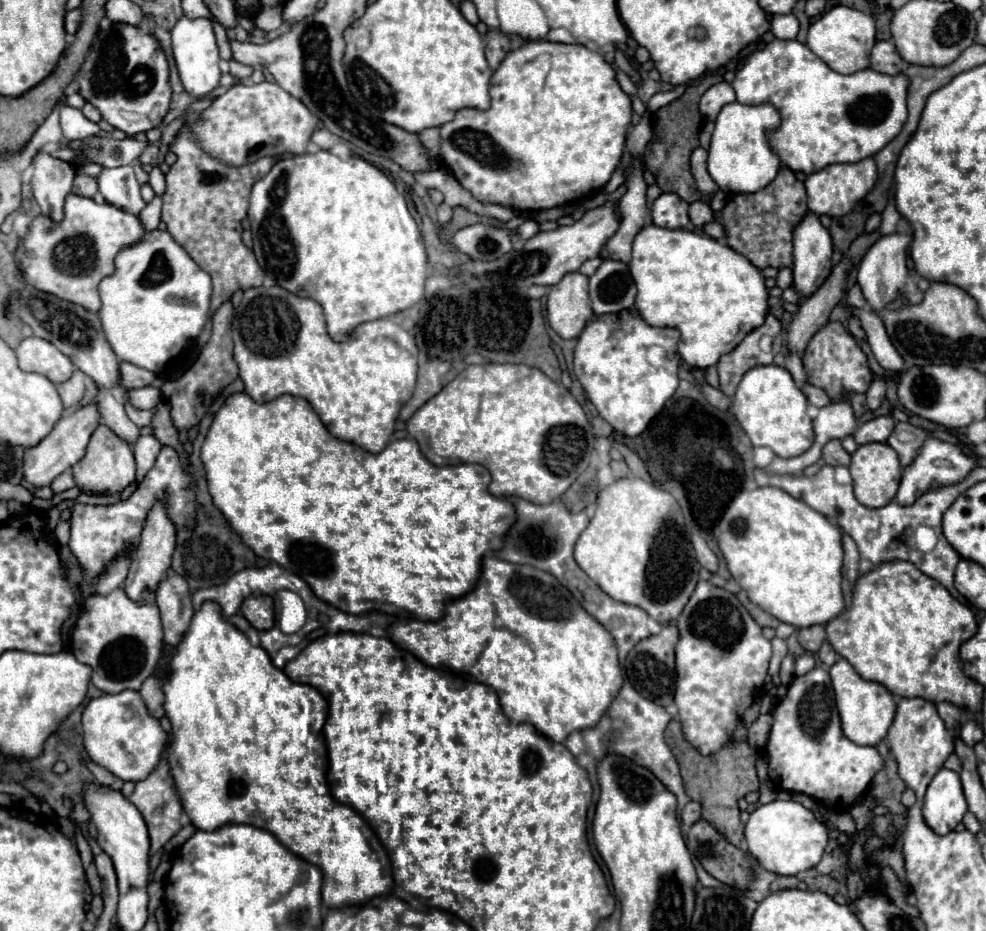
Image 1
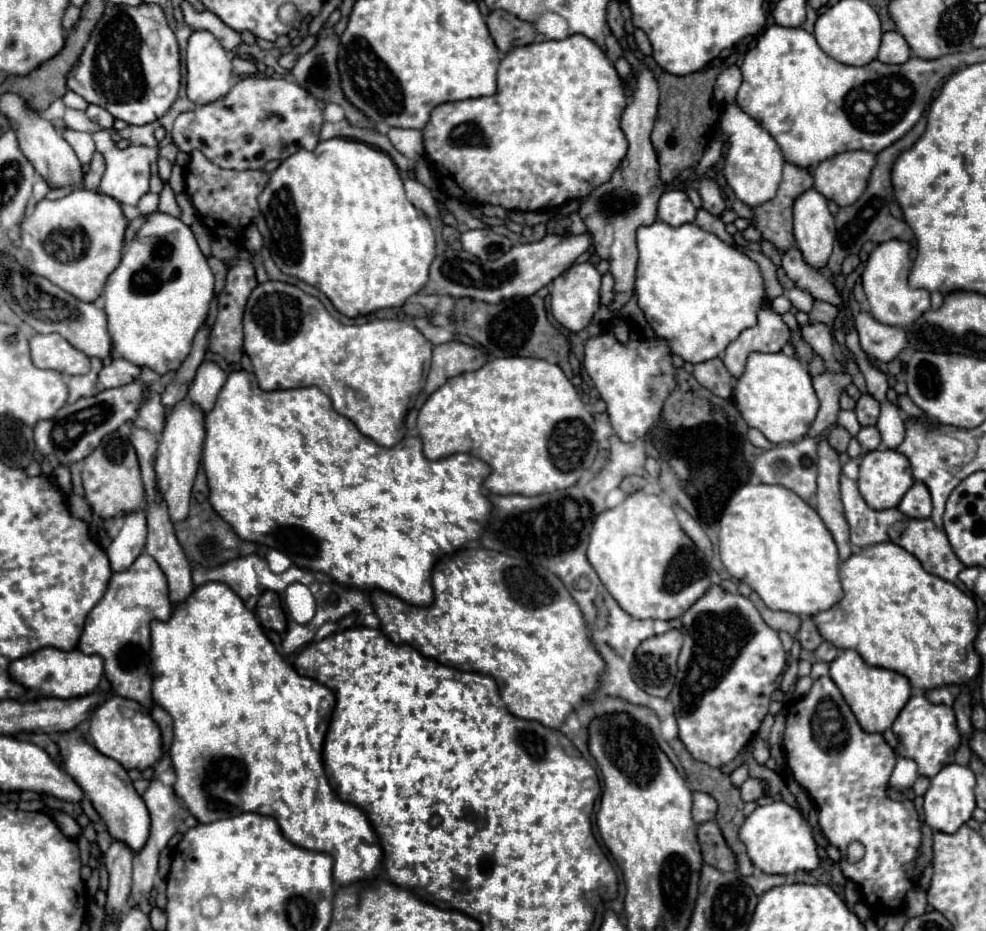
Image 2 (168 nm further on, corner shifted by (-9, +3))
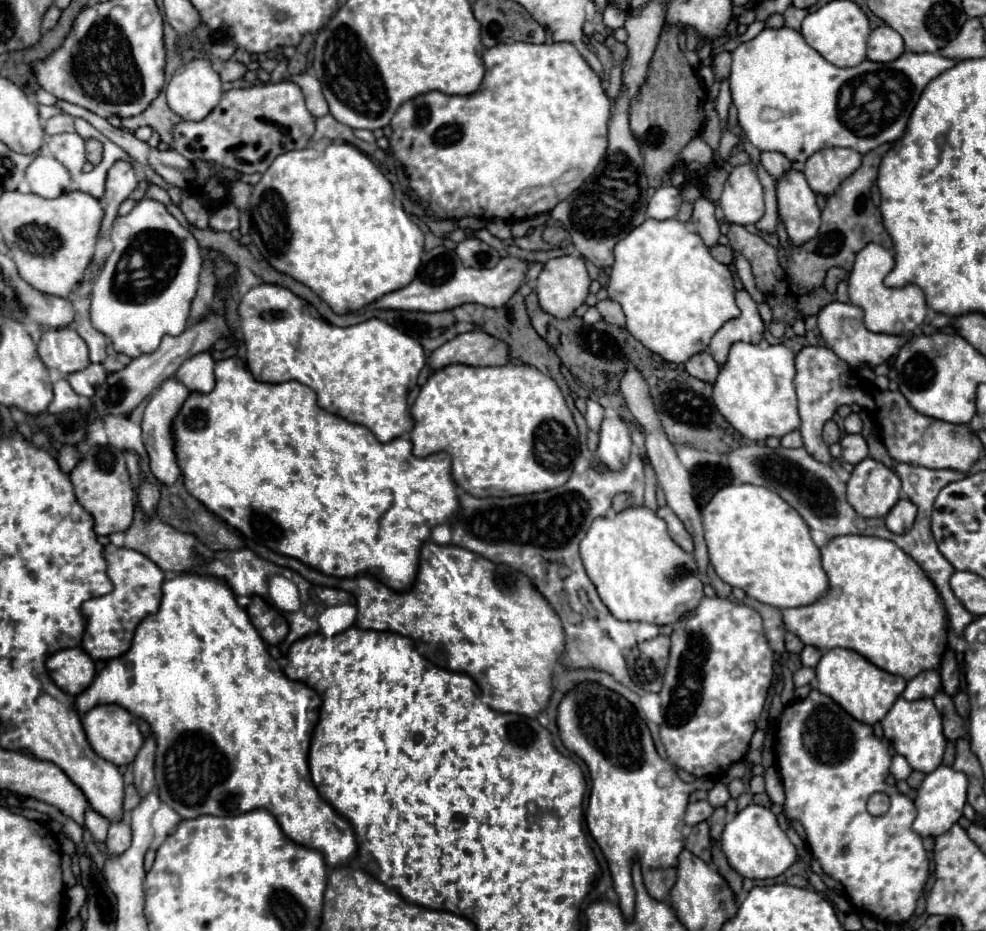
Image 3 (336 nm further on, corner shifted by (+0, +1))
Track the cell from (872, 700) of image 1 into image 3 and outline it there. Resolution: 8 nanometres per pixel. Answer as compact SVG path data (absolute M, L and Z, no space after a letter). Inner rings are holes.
M850 649L824 651L820 663L816 665L816 689L832 697L836 703L840 703L840 707L844 707L854 719L860 719L862 723L868 725L882 721L882 717L888 713L888 707L892 707L892 703L902 695L904 687L906 687L904 677L892 675L872 665L860 653Z

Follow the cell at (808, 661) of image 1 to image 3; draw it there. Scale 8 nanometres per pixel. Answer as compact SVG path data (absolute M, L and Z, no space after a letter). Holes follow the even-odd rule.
M802 667L802 669L798 669L798 671L794 673L794 685L796 685L796 687L808 685L808 683L812 683L814 679L816 679L816 673L814 673L814 669L810 669L810 667Z

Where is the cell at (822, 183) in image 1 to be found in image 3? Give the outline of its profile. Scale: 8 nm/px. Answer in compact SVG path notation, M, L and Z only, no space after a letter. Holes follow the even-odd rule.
M826 147L808 157L804 175L814 193L832 195L840 183L852 175L862 163L862 155L854 149Z

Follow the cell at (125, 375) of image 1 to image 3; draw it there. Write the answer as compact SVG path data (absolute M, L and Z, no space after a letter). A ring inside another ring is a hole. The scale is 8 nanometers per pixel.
M90 363L86 369L68 375L70 387L72 387L78 395L84 395L84 397L92 397L94 391L96 391L96 387L98 387L104 379L106 379L106 371L104 371L102 365L96 365L96 363Z

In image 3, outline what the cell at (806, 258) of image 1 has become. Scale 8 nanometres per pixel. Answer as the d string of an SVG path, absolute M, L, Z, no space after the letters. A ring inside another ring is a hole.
M796 169L786 171L776 179L776 197L778 215L784 221L792 243L806 243L808 239L814 239L820 227L820 209L804 175Z

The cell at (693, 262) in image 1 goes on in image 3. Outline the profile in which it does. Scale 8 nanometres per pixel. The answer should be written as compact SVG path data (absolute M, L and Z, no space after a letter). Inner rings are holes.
M646 219L616 243L606 291L622 307L626 331L672 363L686 363L692 355L704 351L712 335L728 319L740 315L730 269L712 259L700 235L688 231L676 219Z

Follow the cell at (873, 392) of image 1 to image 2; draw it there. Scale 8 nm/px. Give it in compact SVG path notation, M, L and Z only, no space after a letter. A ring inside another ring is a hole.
M865 393L865 395L861 395L861 399L857 401L855 413L857 413L857 419L859 419L859 423L861 423L863 427L865 427L865 425L875 425L877 419L879 419L879 413L881 413L881 405L879 405L879 401L877 401L873 395Z

